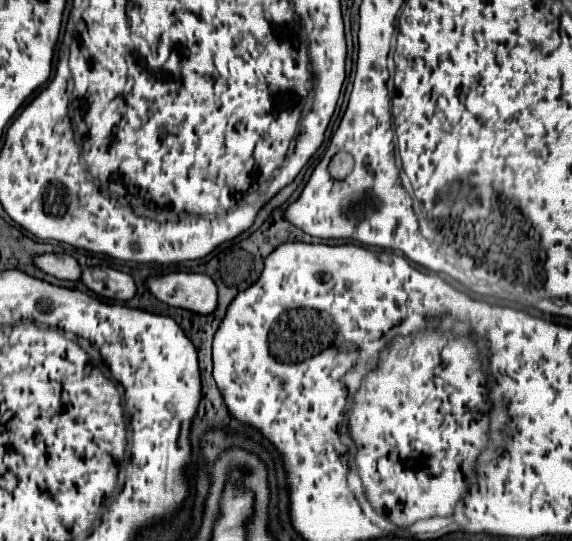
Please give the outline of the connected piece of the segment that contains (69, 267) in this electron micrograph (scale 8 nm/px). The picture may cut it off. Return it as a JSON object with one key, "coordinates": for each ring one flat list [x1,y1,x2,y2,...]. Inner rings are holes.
{"coordinates":[[39,254,33,256,33,264,59,280,79,280,81,266,69,254]]}

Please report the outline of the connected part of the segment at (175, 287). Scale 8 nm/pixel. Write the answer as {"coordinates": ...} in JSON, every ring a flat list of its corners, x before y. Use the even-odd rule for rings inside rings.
{"coordinates":[[171,272,149,276,145,288,161,302,177,308,187,308,197,314,209,314,217,306,217,286,207,274]]}

